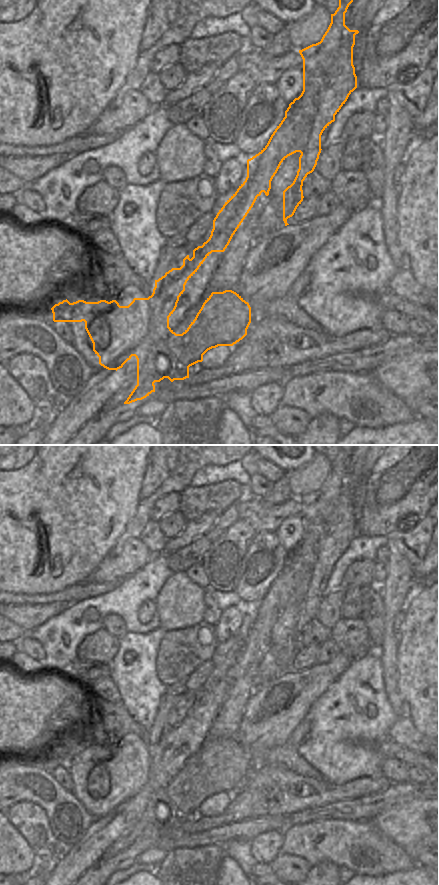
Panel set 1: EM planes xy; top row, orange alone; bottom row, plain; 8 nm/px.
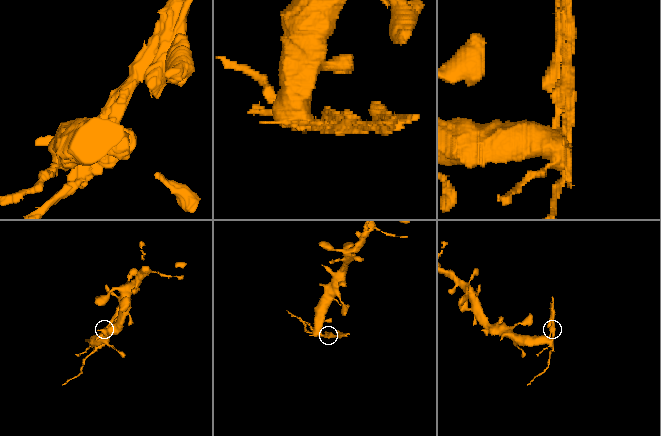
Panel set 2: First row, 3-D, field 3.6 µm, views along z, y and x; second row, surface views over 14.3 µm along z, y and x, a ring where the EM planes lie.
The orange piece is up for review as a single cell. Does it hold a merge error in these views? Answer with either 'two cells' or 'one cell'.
two cells

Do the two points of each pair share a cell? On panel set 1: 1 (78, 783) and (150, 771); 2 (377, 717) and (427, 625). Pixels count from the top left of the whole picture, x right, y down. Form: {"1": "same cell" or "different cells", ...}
{"1": "same cell", "2": "different cells"}

